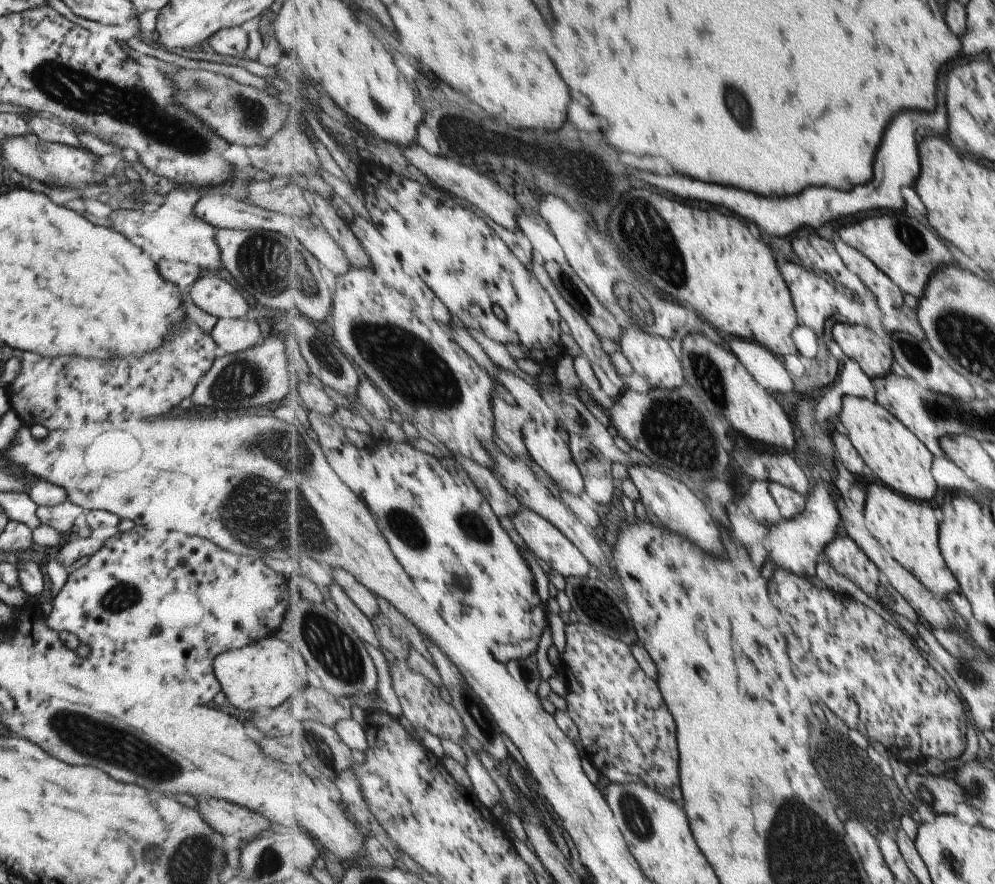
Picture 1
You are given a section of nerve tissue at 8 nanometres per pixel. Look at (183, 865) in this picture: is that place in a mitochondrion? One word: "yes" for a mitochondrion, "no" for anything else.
yes

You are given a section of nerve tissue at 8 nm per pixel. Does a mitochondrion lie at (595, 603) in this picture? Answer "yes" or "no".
yes

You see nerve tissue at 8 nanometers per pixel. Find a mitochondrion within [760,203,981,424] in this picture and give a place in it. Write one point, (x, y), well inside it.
(917, 357)

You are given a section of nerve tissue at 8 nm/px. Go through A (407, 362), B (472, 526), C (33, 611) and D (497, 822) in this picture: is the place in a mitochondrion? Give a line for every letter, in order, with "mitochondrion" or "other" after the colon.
A: mitochondrion
B: mitochondrion
C: other
D: other

